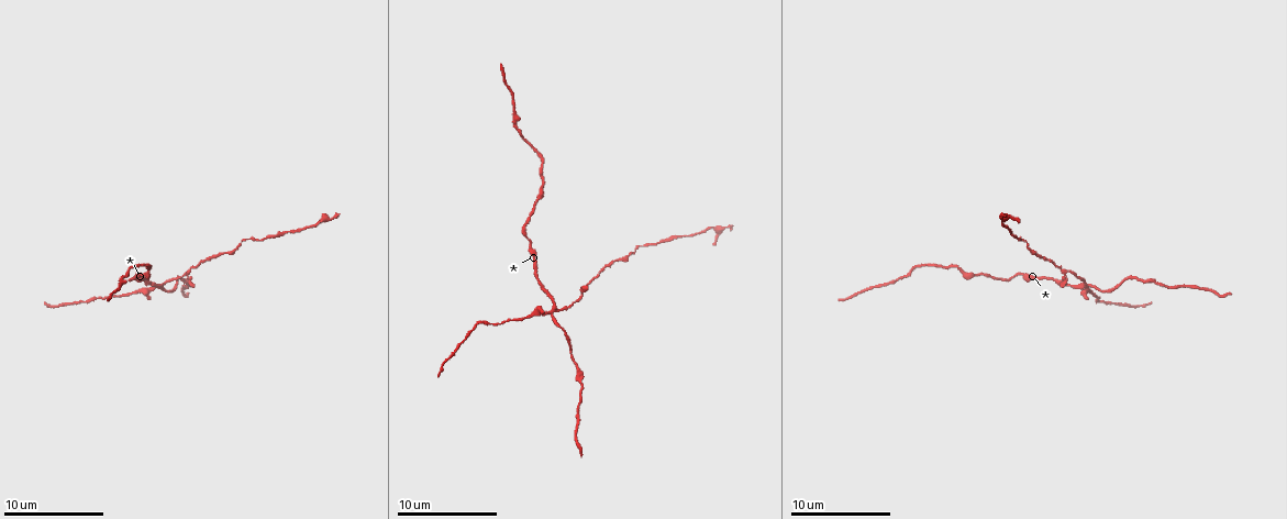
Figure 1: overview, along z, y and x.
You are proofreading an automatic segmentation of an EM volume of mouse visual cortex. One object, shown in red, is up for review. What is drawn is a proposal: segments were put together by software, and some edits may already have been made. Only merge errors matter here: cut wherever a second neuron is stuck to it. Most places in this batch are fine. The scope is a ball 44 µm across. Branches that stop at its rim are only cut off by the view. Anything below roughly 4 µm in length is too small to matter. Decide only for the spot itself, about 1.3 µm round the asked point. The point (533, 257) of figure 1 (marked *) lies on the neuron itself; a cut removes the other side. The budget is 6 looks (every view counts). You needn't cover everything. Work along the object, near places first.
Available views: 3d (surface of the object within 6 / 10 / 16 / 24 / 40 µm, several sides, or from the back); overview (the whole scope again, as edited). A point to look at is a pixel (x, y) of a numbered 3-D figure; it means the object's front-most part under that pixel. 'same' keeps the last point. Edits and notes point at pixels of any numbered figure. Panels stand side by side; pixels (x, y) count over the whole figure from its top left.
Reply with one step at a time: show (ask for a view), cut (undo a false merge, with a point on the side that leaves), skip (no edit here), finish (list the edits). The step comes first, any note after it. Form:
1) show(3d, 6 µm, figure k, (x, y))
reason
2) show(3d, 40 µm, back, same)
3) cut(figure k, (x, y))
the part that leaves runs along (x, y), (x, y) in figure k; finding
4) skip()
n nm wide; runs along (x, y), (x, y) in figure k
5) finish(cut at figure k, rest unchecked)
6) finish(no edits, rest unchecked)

show(3d, 6 µm, figure 1, (554, 308))
four arms meet

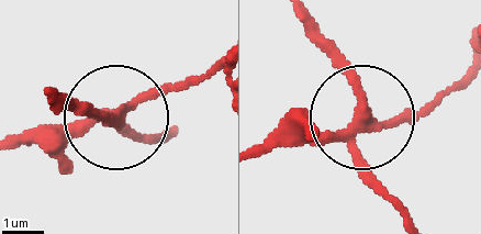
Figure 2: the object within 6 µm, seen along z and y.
cut(figure 2, (60, 146))
side arm 18 µm; the part that leaves runs along (360, 126), (420, 110), (461, 75) in figure 2; a second neuron is stuck on

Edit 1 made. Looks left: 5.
show(3d, 10 µm, figure 1, (1137, 278))
thick turns thin

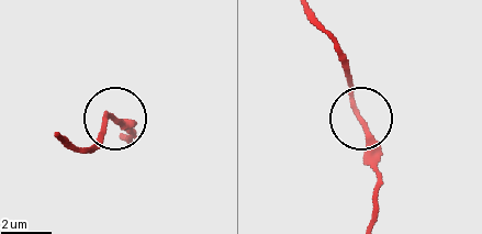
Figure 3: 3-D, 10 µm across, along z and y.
skip()
190 nm wide; runs along (307, 14), (335, 45), (374, 176) in figure 3; one neuron here

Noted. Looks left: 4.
show(3d, 6 µm, figure 1, (512, 109))
arms run side by side

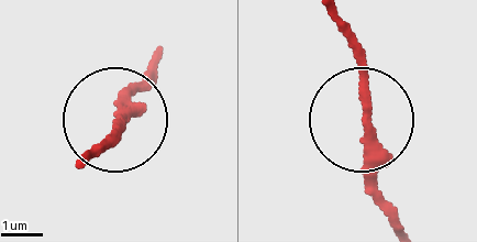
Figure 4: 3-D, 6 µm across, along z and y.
show(3d, 6 µm, back, figure 4, (120, 119))

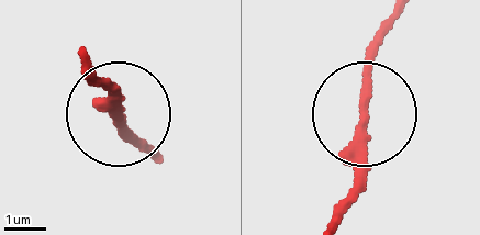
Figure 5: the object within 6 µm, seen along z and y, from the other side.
skip()
3 arms; runs along (336, 213), (358, 171), (368, 66), (389, 18) in figure 5; all the same neuron

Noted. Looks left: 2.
finish(cut at figure 2, rest unchecked)

